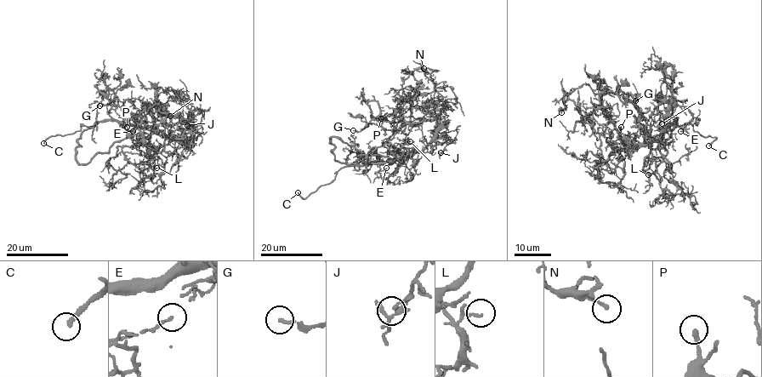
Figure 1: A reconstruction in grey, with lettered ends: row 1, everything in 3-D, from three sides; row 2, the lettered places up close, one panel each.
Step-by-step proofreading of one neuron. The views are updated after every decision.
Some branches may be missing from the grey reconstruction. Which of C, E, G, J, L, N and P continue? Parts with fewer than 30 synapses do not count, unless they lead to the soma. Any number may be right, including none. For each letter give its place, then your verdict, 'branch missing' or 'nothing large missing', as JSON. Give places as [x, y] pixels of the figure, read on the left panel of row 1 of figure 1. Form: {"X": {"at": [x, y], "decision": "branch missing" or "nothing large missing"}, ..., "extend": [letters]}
{"C": {"at": [43, 143], "decision": "branch missing"}, "E": {"at": [133, 131], "decision": "nothing large missing"}, "G": {"at": [99, 105], "decision": "nothing large missing"}, "J": {"at": [187, 125], "decision": "nothing large missing"}, "L": {"at": [156, 168], "decision": "nothing large missing"}, "N": {"at": [170, 116], "decision": "nothing large missing"}, "P": {"at": [127, 127], "decision": "nothing large missing"}, "extend": ["C"]}

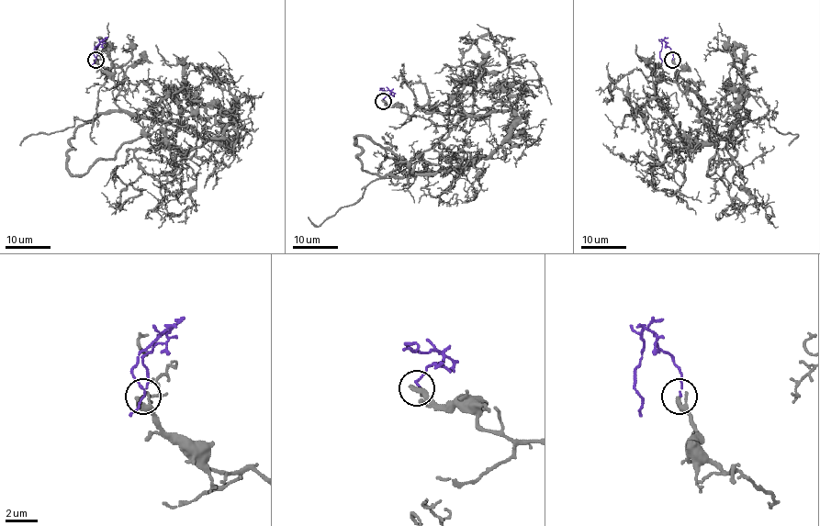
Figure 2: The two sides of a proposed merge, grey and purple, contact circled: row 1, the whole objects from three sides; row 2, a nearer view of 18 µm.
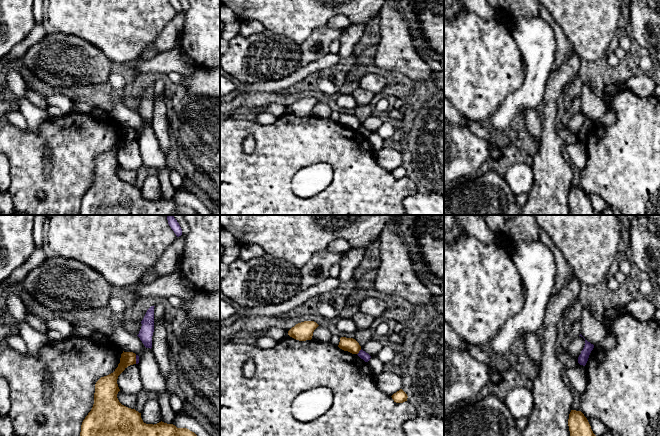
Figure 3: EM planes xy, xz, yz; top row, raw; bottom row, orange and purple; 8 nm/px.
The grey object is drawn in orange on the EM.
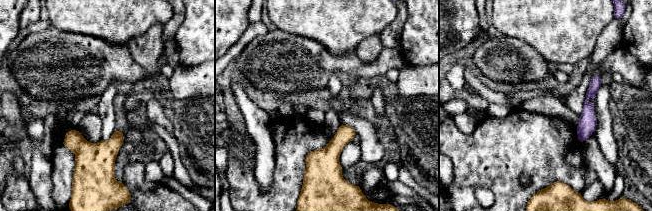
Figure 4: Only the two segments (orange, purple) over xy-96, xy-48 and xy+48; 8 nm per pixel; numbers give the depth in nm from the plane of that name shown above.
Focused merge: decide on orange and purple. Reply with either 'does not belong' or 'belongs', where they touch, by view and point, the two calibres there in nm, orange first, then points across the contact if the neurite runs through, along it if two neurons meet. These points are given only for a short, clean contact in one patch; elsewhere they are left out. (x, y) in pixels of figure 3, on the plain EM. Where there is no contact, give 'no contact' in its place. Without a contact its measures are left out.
does not belong; meets orange in xz at (358, 128); 110 nm thick on the orange side, 70 nm on the other; border along xz (361, 125), (357, 130)

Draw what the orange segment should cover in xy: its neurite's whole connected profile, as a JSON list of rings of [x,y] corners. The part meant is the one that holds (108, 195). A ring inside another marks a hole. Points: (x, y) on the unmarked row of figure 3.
[[[124,128],[121,130],[120,139],[115,147],[101,153],[95,160],[94,180],[81,201],[80,215],[199,215],[198,212],[187,204],[177,204],[173,200],[159,198],[146,200],[141,194],[141,189],[135,185],[122,181],[117,170],[120,167],[118,152],[130,141],[136,140],[136,130]]]

